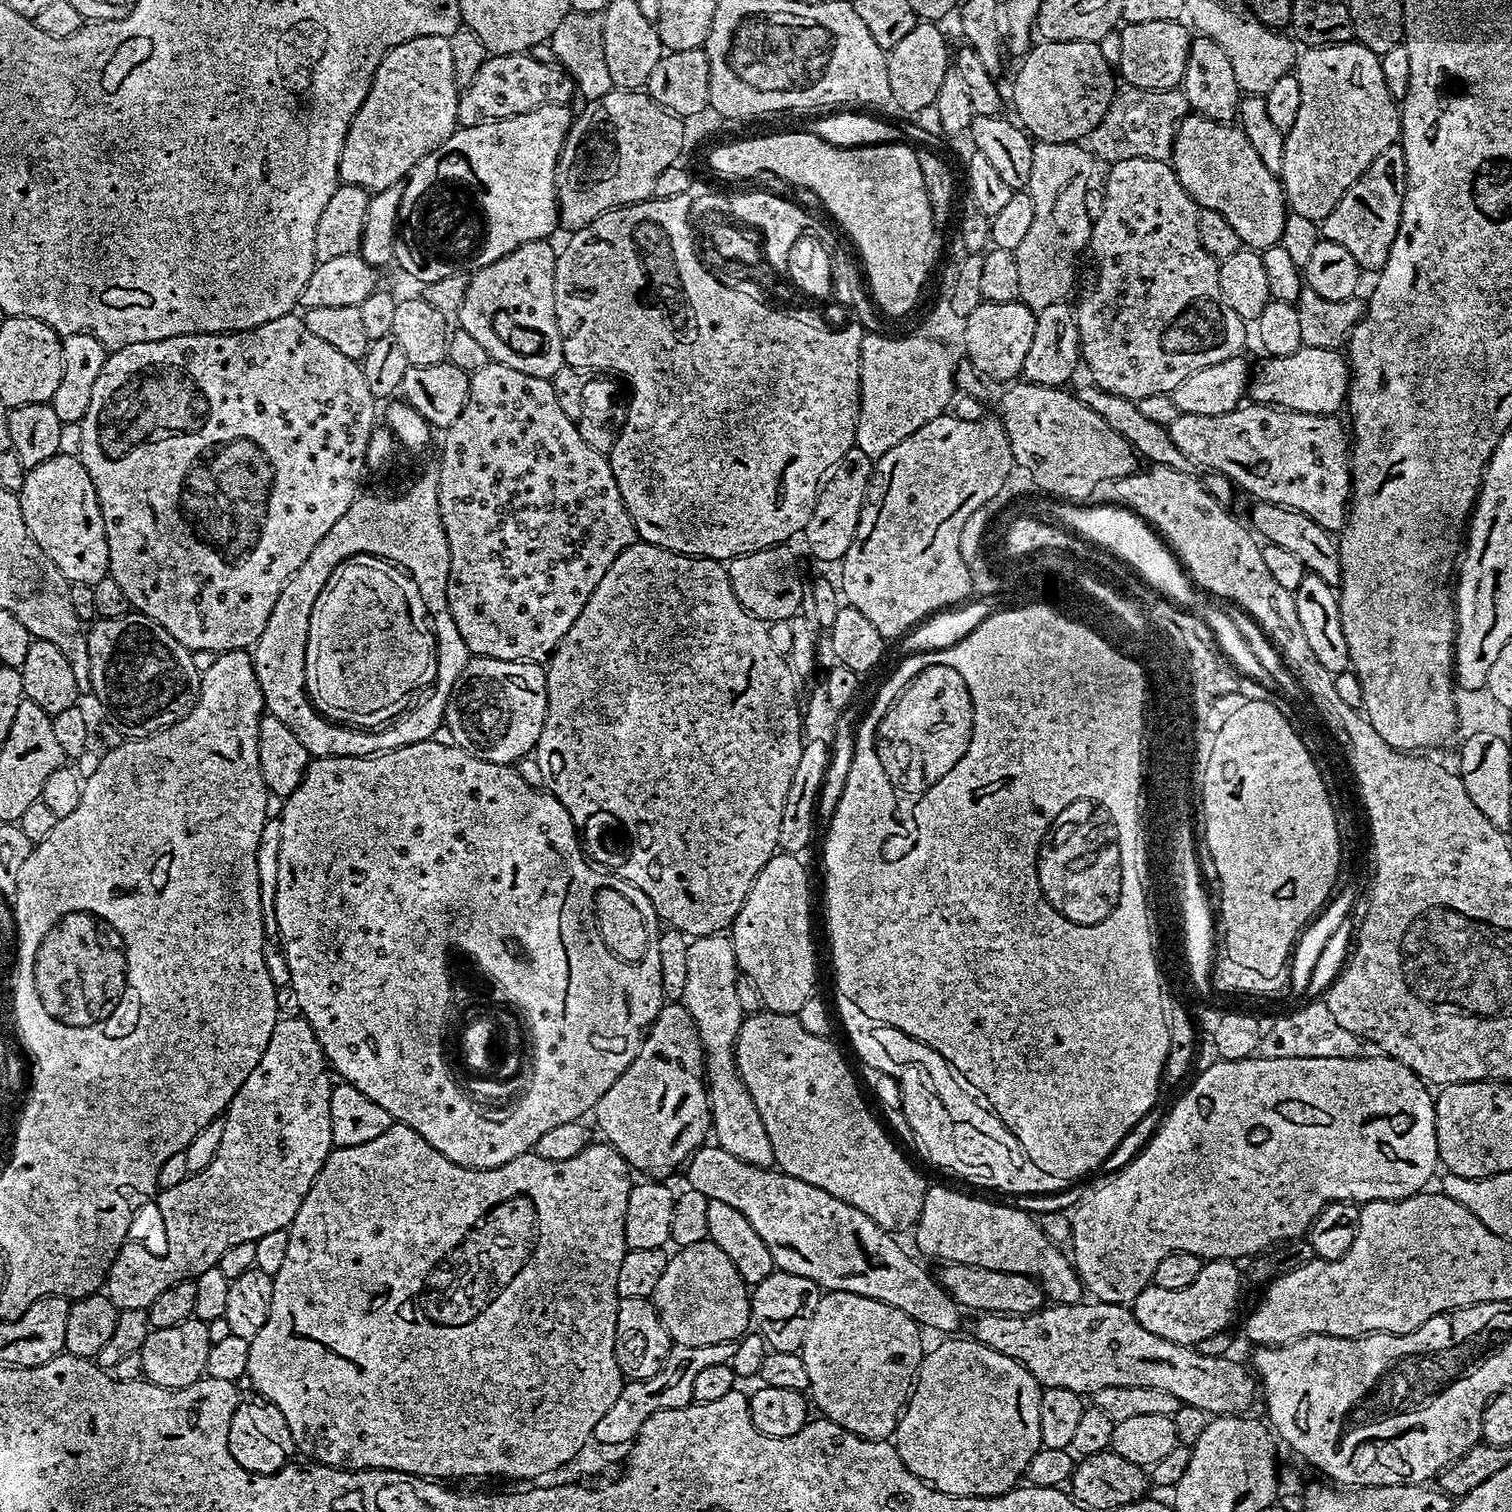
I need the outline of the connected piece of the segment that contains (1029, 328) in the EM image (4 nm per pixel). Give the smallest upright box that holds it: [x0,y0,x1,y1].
[963,300,1036,382]

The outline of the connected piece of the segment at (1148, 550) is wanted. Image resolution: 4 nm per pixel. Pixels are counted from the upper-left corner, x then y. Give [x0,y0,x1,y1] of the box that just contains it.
[1048,502,1192,605]

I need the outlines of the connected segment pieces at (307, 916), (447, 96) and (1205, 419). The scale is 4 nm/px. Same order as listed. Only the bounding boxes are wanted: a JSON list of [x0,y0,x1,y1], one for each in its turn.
[[274,738,666,1161],[341,36,460,194],[1167,402,1352,534]]

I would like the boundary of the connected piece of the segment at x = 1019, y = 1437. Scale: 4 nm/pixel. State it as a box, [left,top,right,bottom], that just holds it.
[894,1338,1041,1493]

